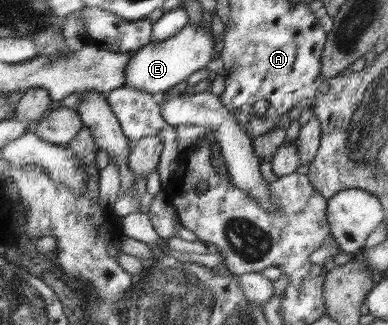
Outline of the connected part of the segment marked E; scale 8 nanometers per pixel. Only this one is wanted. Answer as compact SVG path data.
M208 16L203 25L188 22L175 36L162 41L151 41L133 55L126 68L126 84L159 97L176 84L187 80L191 74L205 69L218 54L215 52L215 38L211 33Z

